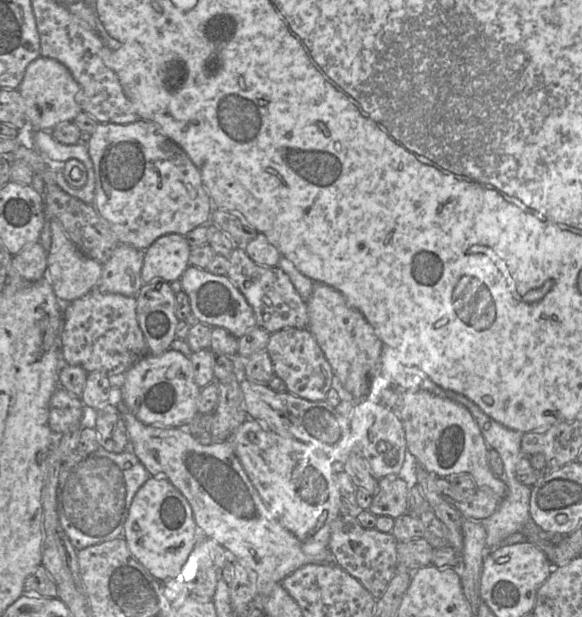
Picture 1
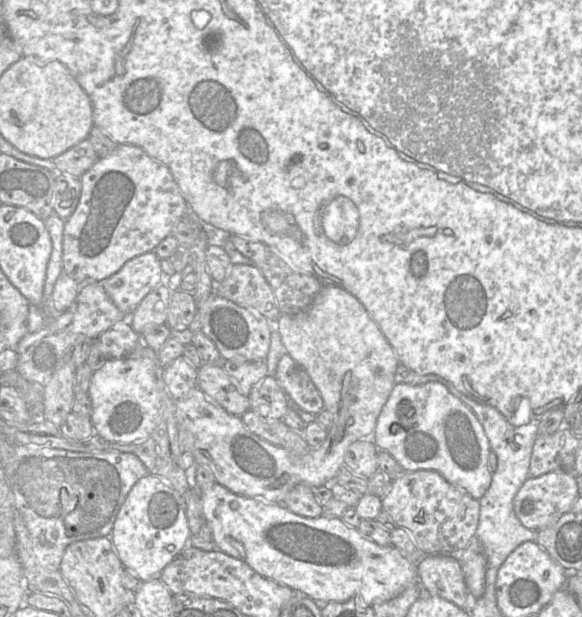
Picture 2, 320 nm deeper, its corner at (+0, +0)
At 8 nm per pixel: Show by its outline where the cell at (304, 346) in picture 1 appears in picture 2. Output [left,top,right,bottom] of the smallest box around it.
[275,353,324,415]

